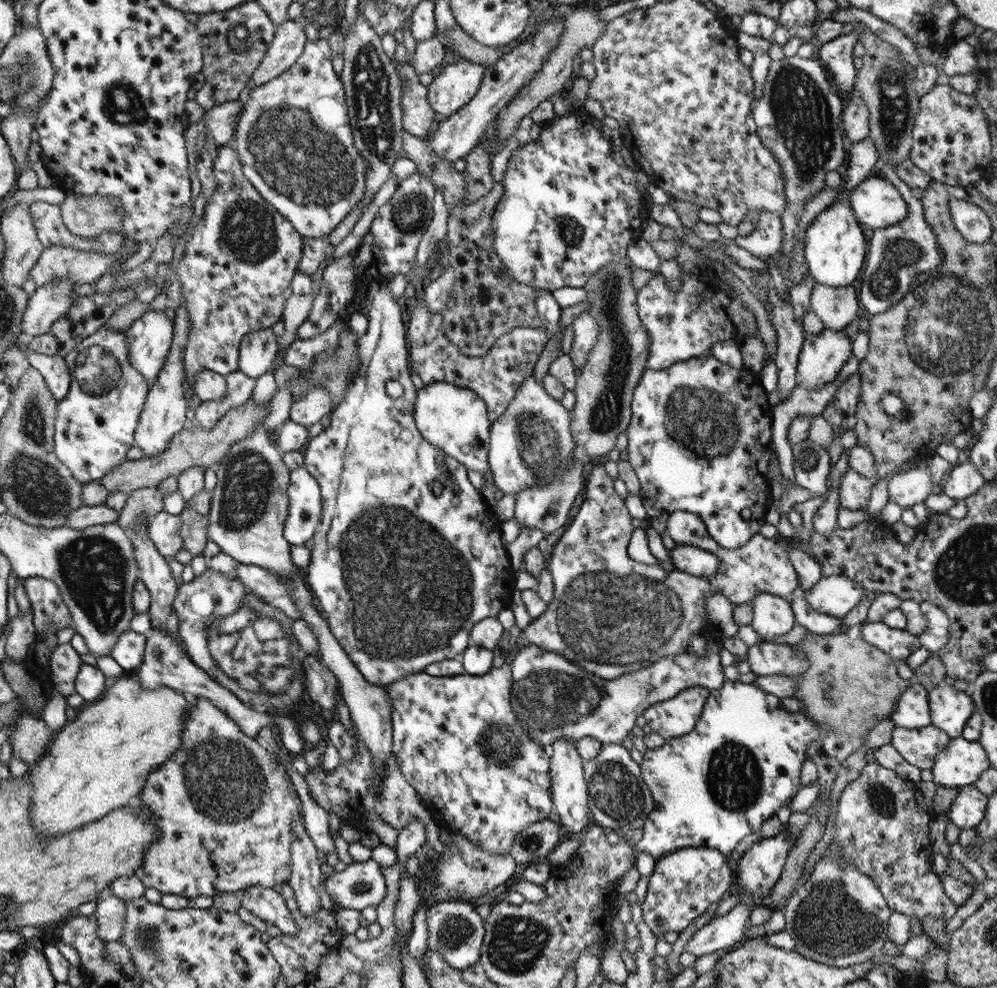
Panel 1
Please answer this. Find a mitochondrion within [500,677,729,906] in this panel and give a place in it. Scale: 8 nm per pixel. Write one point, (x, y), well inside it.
(616, 792)

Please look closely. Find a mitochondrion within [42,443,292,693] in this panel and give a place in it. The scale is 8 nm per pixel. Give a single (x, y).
(93, 568)

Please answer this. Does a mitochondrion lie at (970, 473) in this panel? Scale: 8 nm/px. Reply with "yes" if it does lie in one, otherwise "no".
no

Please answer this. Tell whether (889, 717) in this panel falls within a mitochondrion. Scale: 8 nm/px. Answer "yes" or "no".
no

